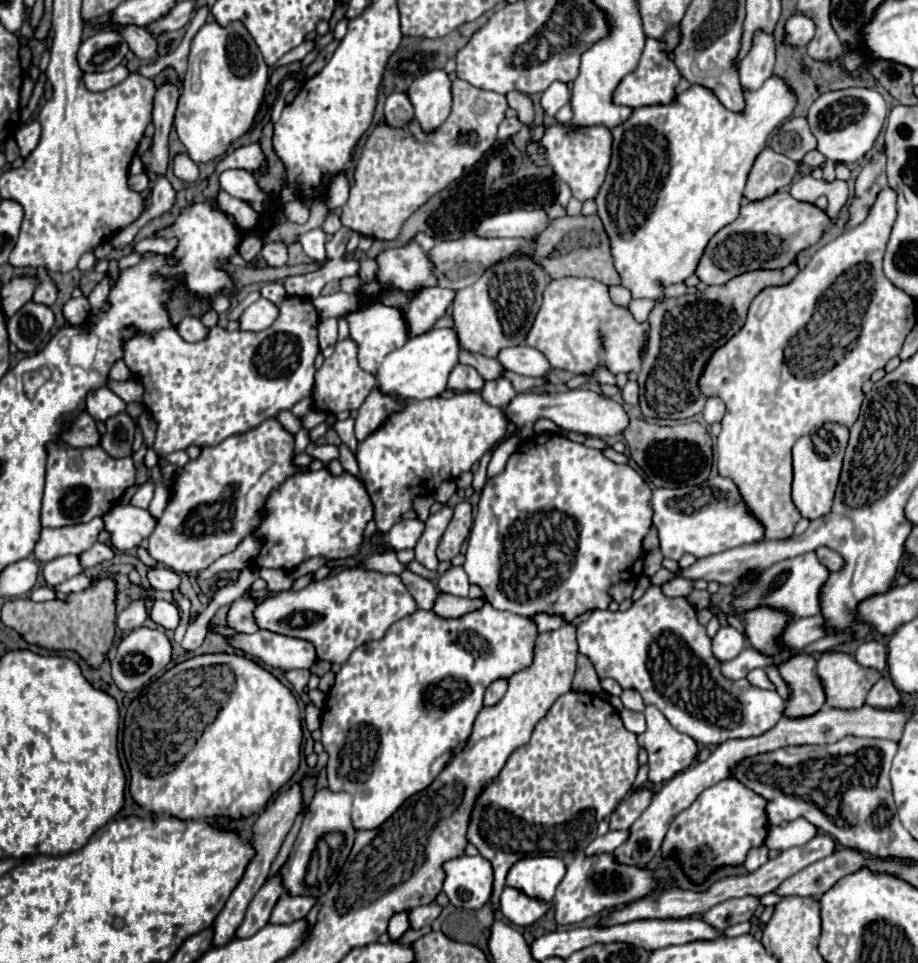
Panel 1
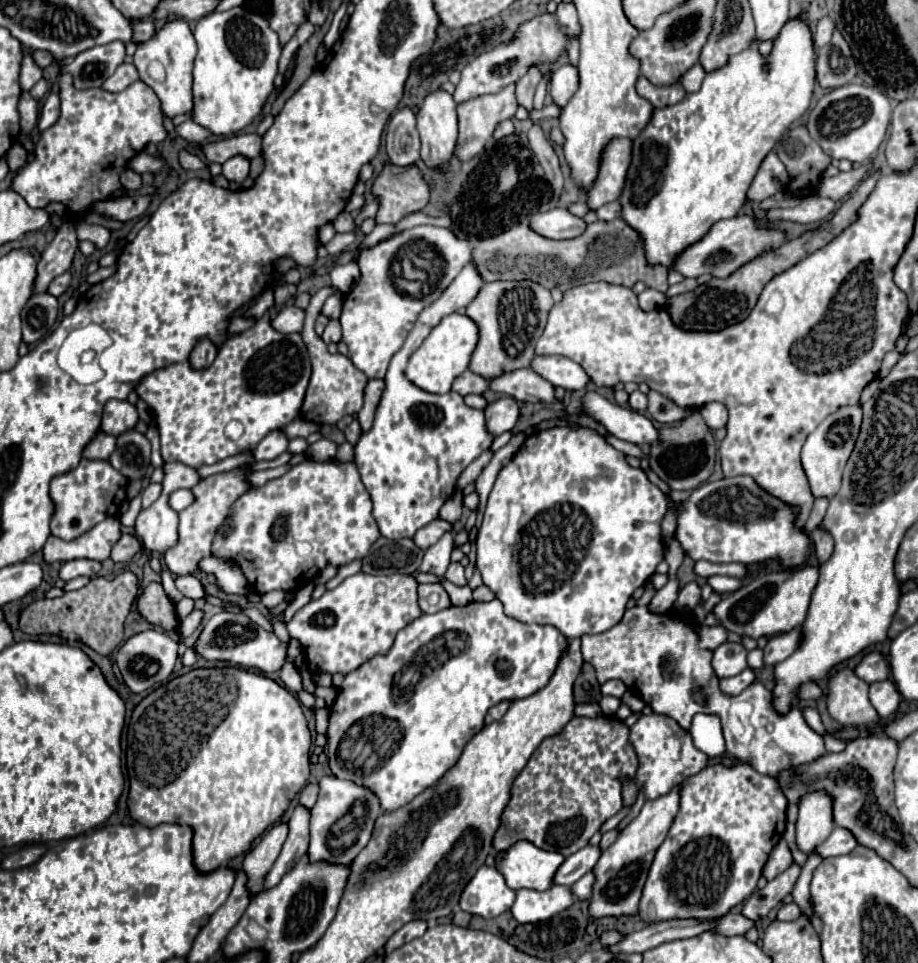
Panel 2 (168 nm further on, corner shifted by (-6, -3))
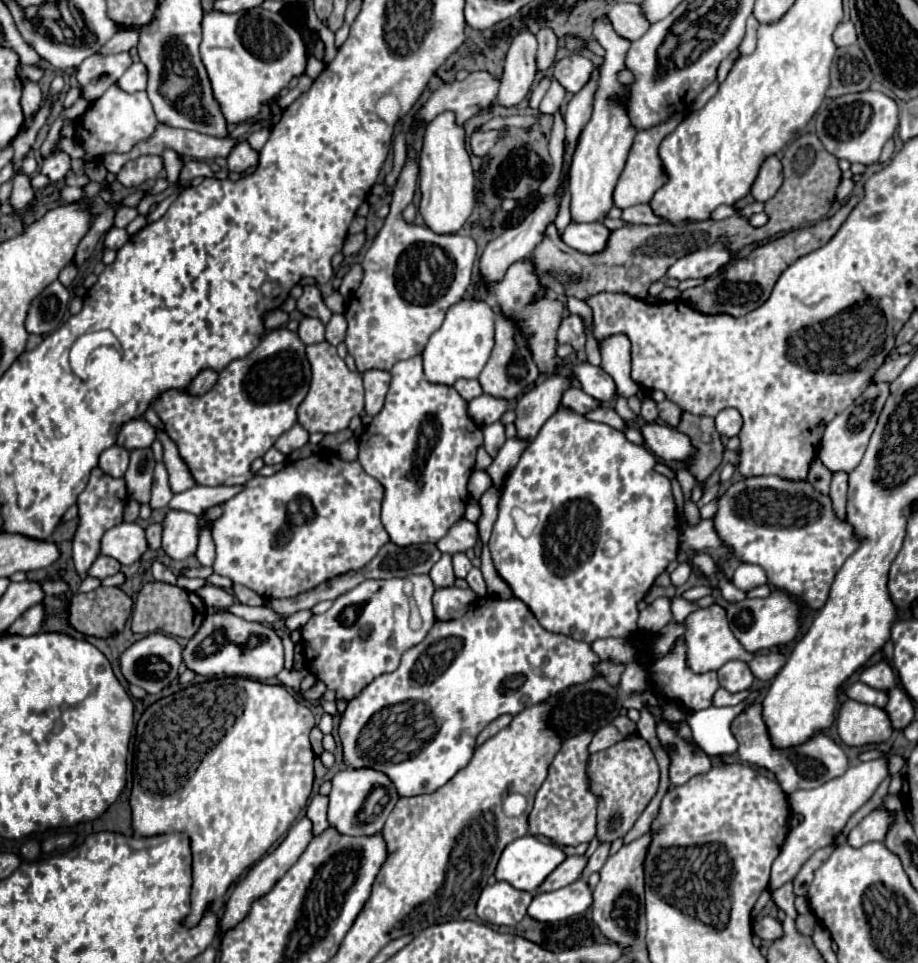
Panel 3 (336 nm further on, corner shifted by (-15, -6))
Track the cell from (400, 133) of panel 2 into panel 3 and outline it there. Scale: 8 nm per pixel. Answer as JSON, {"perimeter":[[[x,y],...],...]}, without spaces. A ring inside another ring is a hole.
{"perimeter":[[[409,148],[407,162],[403,166],[399,182],[393,190],[389,216],[385,218],[383,228],[379,230],[375,242],[371,244],[371,248],[367,250],[367,254],[361,262],[363,270],[365,270],[363,282],[361,282],[359,290],[355,292],[355,300],[353,300],[351,308],[345,310],[345,318],[349,324],[345,344],[347,344],[349,354],[355,358],[359,372],[391,370],[395,362],[419,354],[423,350],[423,346],[427,344],[427,338],[443,324],[447,310],[465,296],[465,290],[471,284],[473,264],[477,260],[477,244],[473,238],[461,236],[461,234],[437,234],[427,226],[407,224],[403,220],[401,212],[413,200],[417,176],[419,176],[417,150]]]}

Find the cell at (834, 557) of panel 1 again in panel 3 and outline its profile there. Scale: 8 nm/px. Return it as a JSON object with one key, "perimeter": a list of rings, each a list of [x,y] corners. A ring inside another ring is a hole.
{"perimeter":[[[835,474],[831,482],[831,502],[833,512],[839,520],[845,518],[845,502],[847,502],[847,474]]]}

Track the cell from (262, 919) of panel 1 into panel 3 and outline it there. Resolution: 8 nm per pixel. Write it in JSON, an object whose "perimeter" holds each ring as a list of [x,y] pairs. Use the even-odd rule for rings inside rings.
{"perimeter":[[[313,796],[309,806],[307,806],[307,814],[305,814],[311,822],[313,822],[313,836],[323,834],[329,828],[327,822],[327,798],[325,796]]]}

